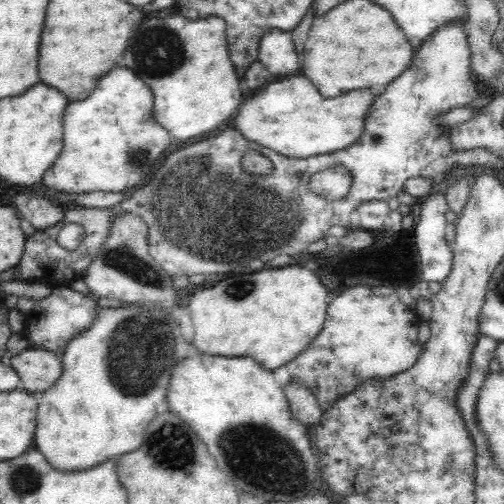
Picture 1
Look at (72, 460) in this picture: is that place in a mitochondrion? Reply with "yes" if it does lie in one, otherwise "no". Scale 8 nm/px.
no

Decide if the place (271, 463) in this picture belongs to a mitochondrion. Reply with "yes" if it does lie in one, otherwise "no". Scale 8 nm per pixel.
yes

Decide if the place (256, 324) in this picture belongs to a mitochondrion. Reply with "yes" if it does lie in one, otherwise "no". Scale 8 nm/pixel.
no

